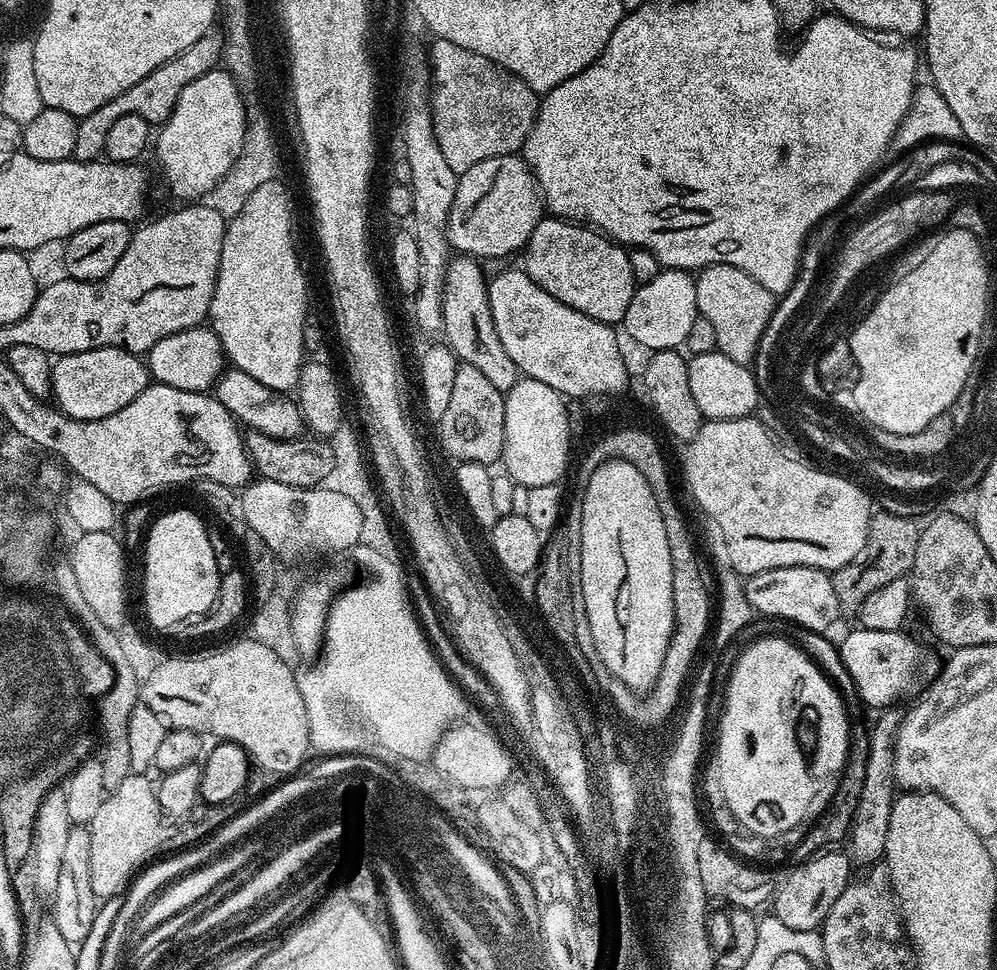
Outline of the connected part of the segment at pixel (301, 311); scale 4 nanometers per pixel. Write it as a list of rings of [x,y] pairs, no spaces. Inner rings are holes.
[[[275,179],[258,186],[246,198],[241,212],[227,221],[216,289],[212,295],[210,327],[220,339],[231,367],[250,374],[250,378],[258,378],[258,382],[270,390],[288,394],[295,389],[300,367],[306,362],[304,326],[309,319],[309,281],[296,272],[294,254],[298,248],[292,245],[292,204],[280,183]]]

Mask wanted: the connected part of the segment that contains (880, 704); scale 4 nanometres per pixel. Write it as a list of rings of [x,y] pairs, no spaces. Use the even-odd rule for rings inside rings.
[[[859,626],[853,628],[844,641],[839,641],[838,647],[842,662],[846,670],[850,670],[850,678],[854,678],[854,686],[865,705],[879,710],[891,709],[903,696],[915,697],[921,690],[927,689],[940,675],[941,657],[923,648],[918,641],[911,640],[907,631],[866,630]]]

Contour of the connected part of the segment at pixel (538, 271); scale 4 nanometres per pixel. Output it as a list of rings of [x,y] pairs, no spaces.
[[[541,218],[538,226],[534,226],[534,234],[522,249],[522,257],[524,256],[522,268],[528,273],[531,280],[538,282],[538,286],[542,286],[542,290],[546,290],[546,294],[554,294],[554,298],[558,298],[558,302],[562,302],[598,322],[616,326],[624,320],[630,300],[634,298],[638,287],[634,270],[630,270],[628,253],[629,249],[625,245],[616,243],[615,240],[596,231],[591,226],[559,218]]]

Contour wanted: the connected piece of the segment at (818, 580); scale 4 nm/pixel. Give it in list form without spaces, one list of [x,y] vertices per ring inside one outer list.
[[[786,566],[778,570],[759,572],[757,576],[747,577],[744,589],[748,595],[750,606],[760,615],[777,616],[780,620],[793,620],[801,624],[801,629],[810,632],[824,632],[835,622],[840,612],[838,598],[834,594],[831,575],[822,568],[807,568],[806,566]]]

